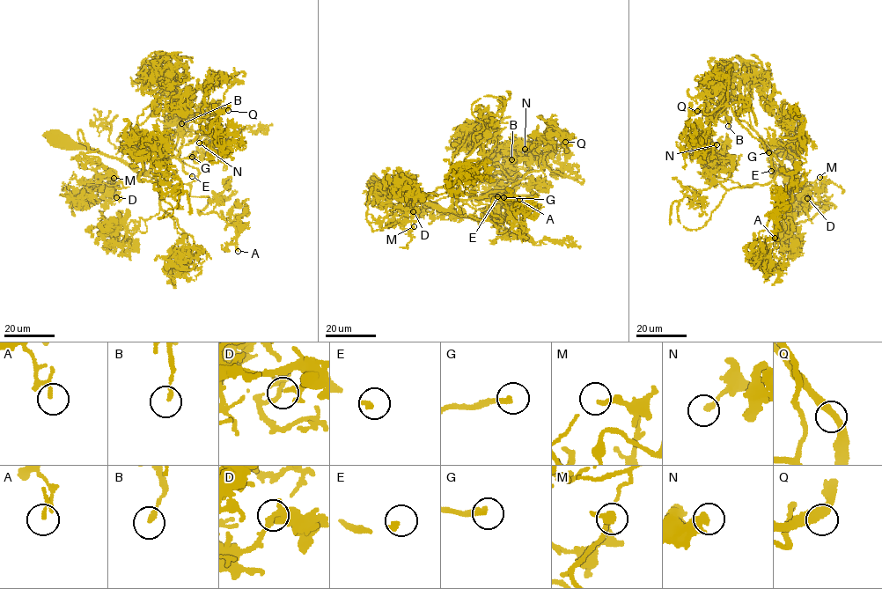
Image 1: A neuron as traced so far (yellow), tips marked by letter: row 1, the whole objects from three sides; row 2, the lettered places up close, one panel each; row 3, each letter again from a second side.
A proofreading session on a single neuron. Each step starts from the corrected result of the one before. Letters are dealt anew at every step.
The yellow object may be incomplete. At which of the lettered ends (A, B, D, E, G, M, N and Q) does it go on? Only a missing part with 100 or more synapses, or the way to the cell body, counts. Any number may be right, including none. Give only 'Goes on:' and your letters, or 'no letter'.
Goes on: E, G

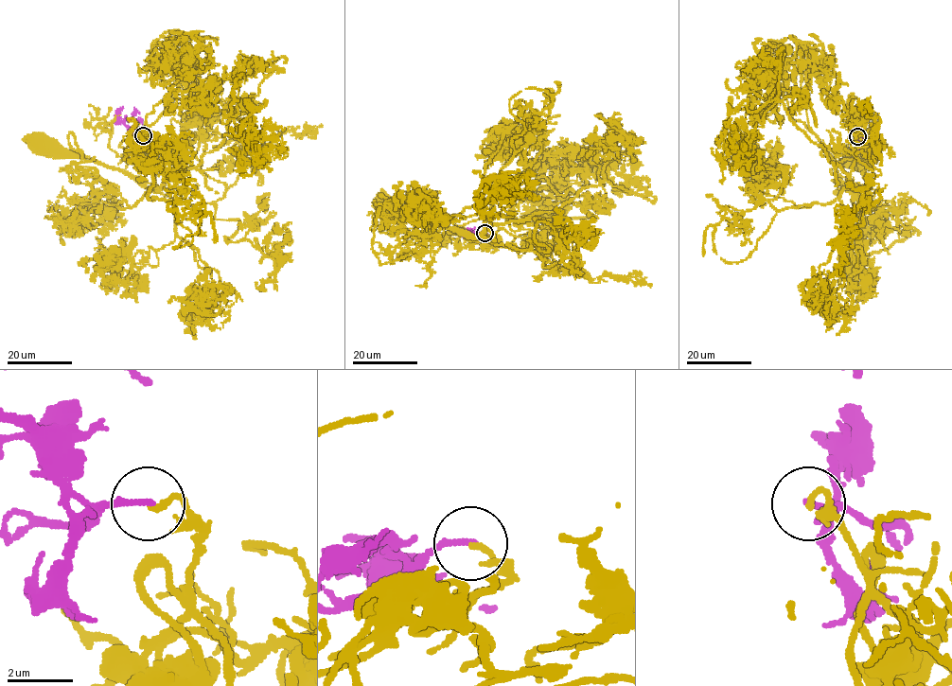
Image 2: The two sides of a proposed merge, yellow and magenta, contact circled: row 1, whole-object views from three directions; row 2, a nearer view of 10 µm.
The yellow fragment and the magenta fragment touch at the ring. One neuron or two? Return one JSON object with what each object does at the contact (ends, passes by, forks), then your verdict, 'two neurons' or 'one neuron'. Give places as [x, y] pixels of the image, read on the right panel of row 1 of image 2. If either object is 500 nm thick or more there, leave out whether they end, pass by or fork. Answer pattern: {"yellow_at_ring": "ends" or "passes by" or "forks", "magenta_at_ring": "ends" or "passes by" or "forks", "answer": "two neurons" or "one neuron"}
{"yellow_at_ring": "ends", "magenta_at_ring": "ends", "answer": "two neurons"}

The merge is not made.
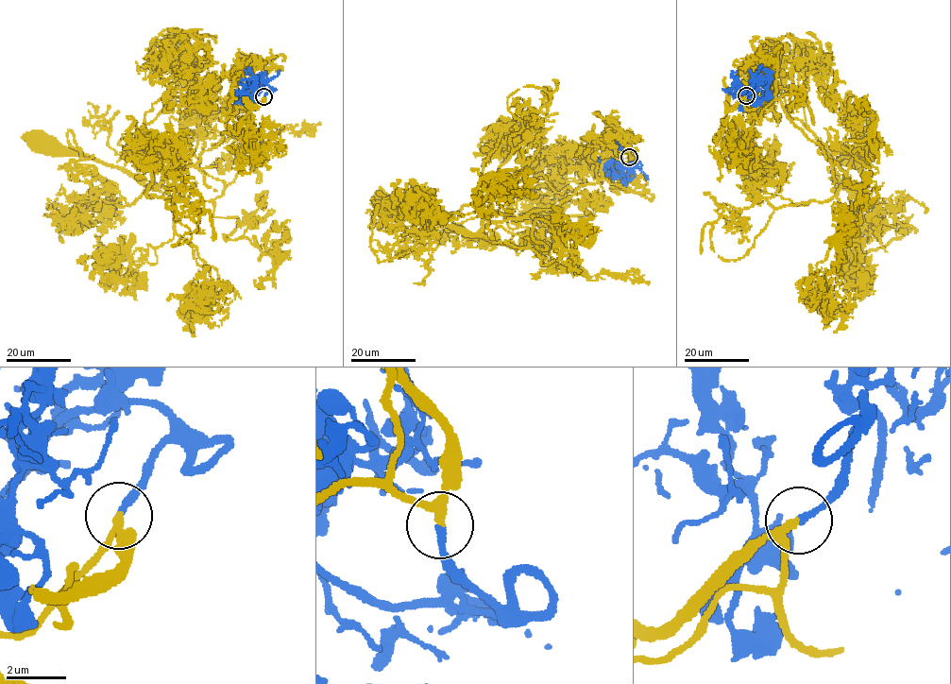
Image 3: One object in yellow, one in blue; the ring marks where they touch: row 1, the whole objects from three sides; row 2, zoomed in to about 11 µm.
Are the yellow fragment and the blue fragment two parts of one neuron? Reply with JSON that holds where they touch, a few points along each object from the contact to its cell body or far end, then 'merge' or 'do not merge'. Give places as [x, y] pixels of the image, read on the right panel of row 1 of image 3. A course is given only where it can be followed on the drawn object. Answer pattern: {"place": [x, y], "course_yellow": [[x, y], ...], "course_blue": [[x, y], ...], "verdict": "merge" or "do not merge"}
{"place": [746, 95], "course_yellow": [[746, 95], [749, 111], [776, 98], [828, 161], [865, 185], [851, 160]], "course_blue": [[746, 95], [755, 83], [752, 97], [749, 90], [742, 96], [733, 77]], "verdict": "merge"}

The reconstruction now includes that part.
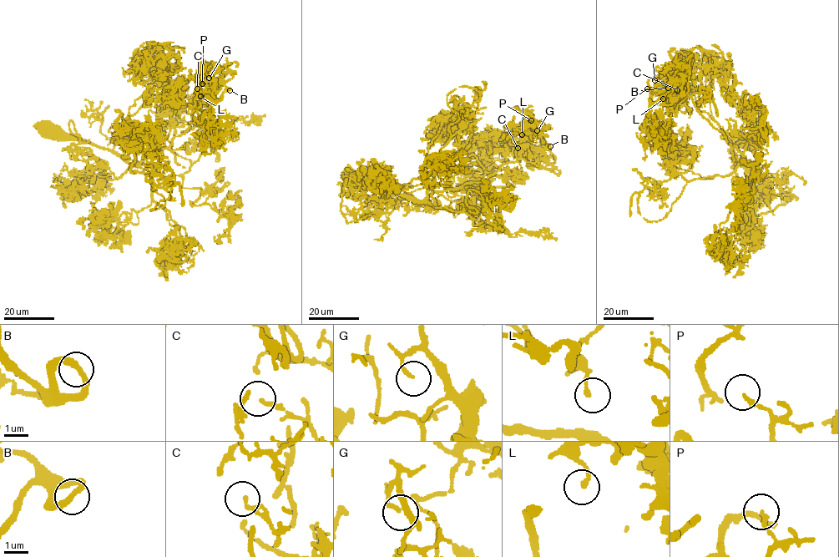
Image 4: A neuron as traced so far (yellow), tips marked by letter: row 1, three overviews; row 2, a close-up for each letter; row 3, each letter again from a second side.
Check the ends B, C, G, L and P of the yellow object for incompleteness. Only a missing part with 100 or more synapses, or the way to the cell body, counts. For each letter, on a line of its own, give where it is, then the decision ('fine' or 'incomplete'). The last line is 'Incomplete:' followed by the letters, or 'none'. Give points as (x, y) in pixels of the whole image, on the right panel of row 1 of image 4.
B: place (668, 88); fine
C: place (677, 90); fine
G: place (654, 80); fine
L: place (663, 98); fine
P: place (647, 88); fine
Incomplete: none

